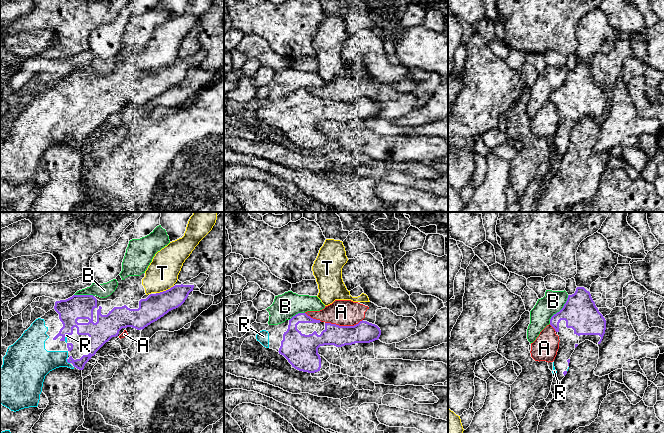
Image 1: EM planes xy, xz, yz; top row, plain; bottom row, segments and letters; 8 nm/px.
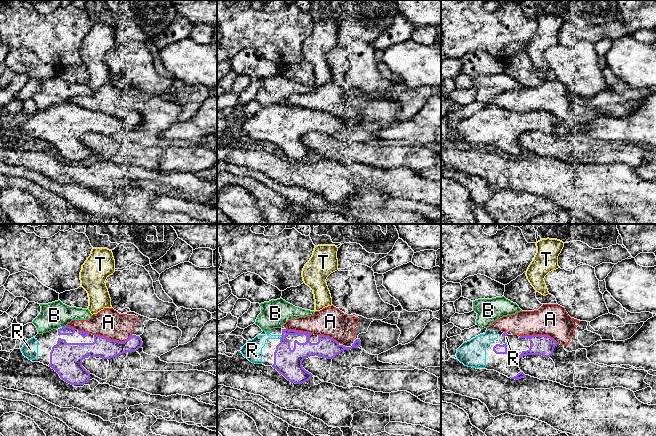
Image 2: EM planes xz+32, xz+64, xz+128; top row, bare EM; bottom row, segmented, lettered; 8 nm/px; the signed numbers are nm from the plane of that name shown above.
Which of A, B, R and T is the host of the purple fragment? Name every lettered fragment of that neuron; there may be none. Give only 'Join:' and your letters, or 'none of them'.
Join: R

